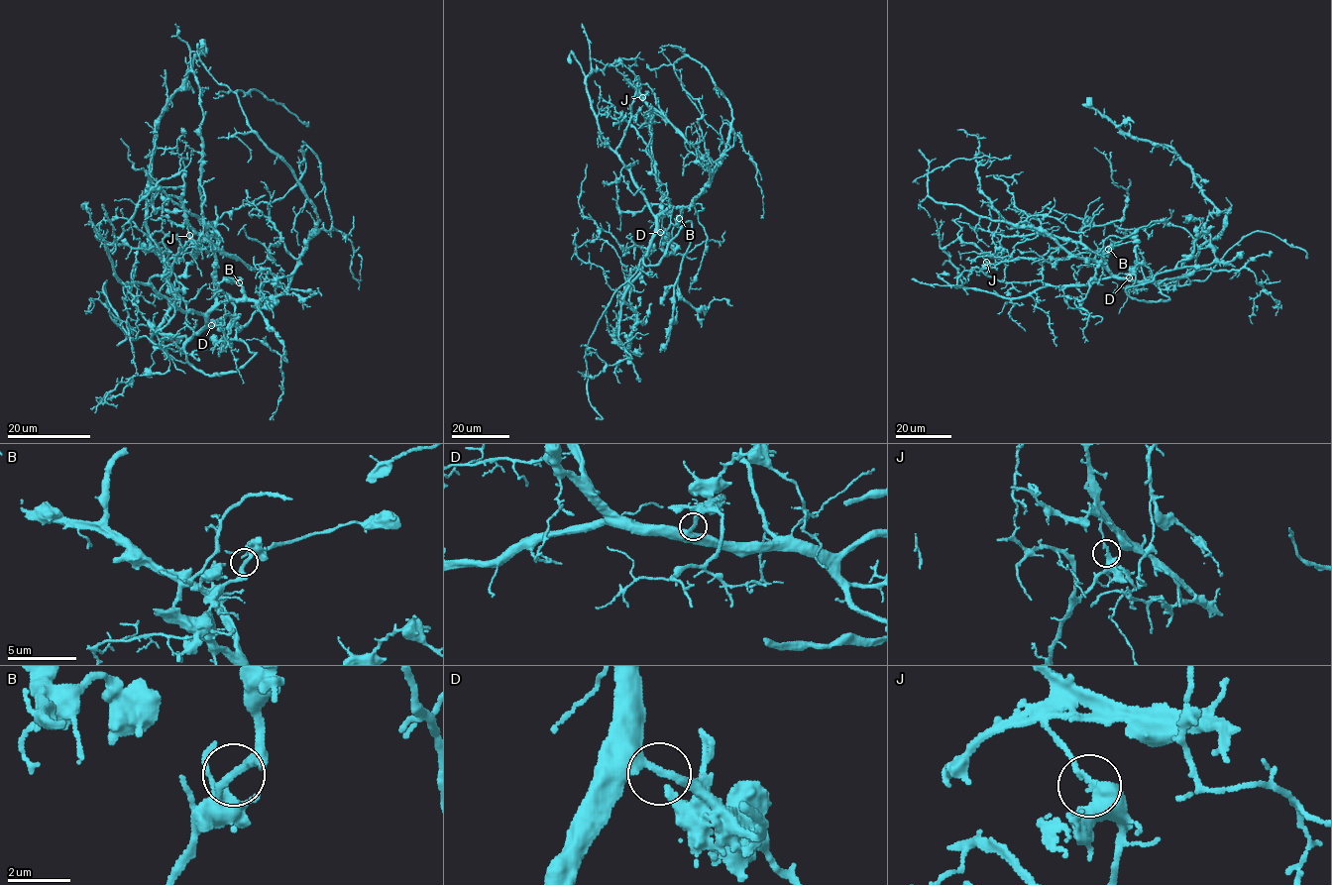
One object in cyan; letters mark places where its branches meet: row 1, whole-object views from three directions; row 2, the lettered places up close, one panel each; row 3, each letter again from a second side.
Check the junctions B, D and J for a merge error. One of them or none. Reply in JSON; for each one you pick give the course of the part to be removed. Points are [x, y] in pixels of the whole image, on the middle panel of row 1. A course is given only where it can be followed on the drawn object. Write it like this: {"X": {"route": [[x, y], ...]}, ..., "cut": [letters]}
{"J": {"route": [[643, 96], [646, 105], [662, 113], [653, 90], [646, 83], [639, 86]]}, "cut": ["J"]}

